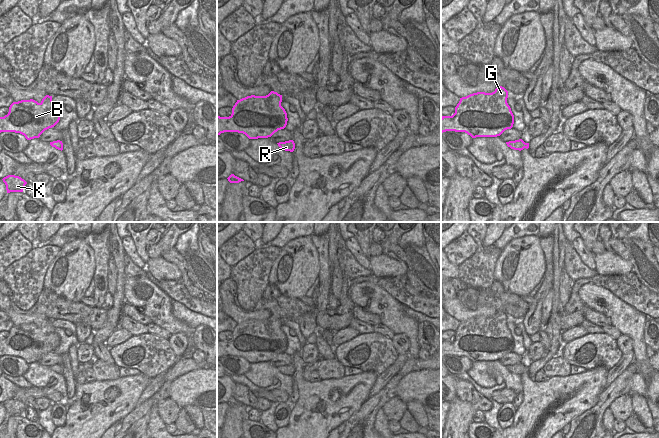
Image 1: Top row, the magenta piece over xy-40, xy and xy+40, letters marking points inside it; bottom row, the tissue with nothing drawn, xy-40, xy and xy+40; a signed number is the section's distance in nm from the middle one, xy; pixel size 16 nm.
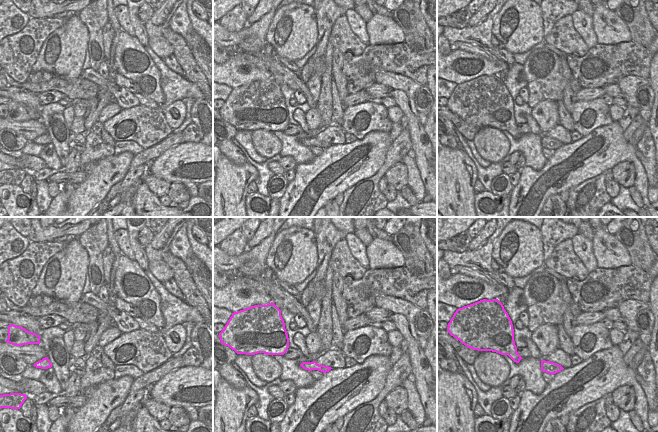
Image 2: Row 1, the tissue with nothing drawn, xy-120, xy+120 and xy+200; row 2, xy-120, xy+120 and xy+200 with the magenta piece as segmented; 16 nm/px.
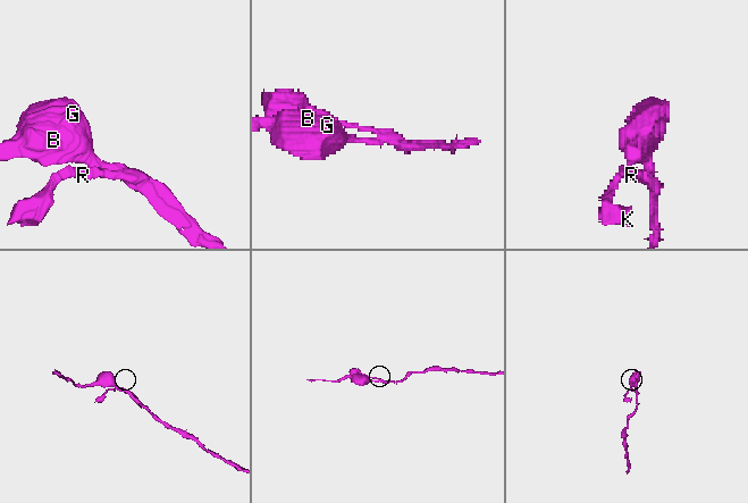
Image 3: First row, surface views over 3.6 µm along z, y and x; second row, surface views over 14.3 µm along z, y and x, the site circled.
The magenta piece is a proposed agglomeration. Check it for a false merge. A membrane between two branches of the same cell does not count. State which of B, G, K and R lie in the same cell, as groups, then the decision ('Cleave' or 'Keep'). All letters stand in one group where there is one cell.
Groups: B G K R. Keep

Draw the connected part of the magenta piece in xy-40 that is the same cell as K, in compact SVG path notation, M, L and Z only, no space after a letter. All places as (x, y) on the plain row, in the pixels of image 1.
M8 399L4 401L3 406L6 409L7 417L10 416L23 416L27 406L19 400Z

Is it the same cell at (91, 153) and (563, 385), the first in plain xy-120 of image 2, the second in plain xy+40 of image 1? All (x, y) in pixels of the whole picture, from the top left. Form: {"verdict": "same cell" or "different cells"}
{"verdict": "different cells"}

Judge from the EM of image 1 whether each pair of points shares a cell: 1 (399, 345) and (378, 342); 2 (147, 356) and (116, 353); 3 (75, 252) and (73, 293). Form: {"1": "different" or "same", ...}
{"1": "different", "2": "same", "3": "same"}

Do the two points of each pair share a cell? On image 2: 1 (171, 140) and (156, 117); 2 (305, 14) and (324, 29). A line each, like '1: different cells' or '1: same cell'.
1: different cells
2: different cells

